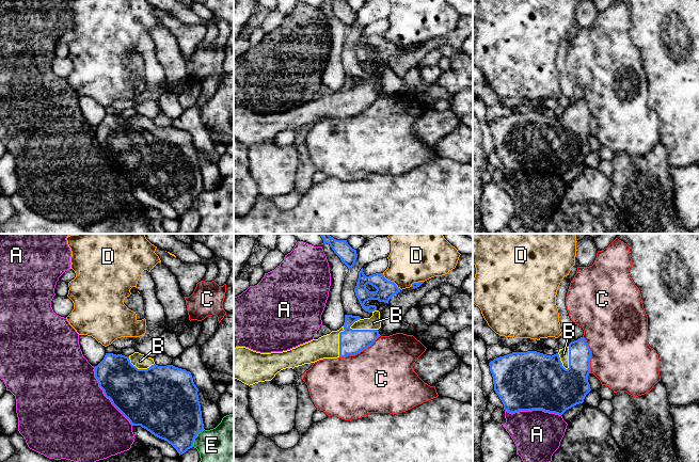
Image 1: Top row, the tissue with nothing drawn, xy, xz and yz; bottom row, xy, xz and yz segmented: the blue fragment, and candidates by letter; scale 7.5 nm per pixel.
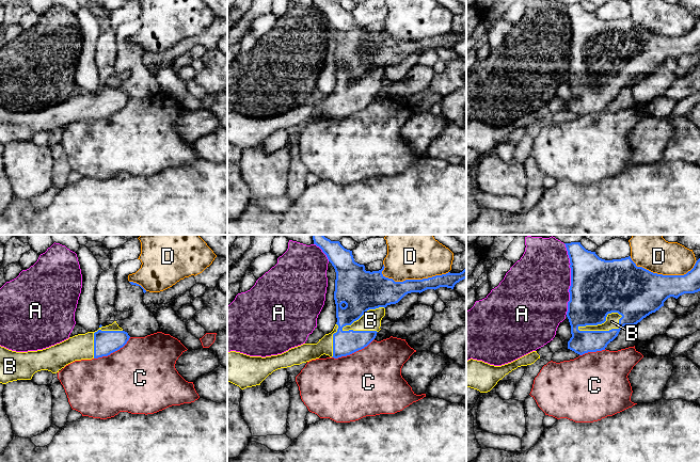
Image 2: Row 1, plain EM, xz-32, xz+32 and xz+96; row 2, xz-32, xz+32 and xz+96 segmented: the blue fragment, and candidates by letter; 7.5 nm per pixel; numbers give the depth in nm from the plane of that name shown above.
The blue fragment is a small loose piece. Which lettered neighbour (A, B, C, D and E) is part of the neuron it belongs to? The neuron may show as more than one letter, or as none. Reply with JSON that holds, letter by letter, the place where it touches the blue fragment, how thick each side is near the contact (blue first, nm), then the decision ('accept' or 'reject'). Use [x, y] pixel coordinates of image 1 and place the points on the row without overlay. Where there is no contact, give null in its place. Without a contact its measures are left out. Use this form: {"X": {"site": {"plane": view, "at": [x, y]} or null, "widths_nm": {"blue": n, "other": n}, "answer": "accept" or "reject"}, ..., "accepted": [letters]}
{"A": {"site": {"plane": "xy", "at": [106, 157]}, "widths_nm": {"blue": 380, "other": 500}, "answer": "reject"}, "B": {"site": {"plane": "yz", "at": [569, 118]}, "widths_nm": {"blue": 360, "other": 80}, "answer": "accept"}, "C": {"site": {"plane": "xz", "at": [360, 112]}, "widths_nm": {"blue": 190, "other": 500}, "answer": "reject"}, "D": {"site": {"plane": "xz", "at": [392, 43]}, "widths_nm": {"blue": 140, "other": 340}, "answer": "reject"}, "E": {"site": {"plane": "xy", "at": [195, 197]}, "widths_nm": {"blue": 420, "other": 380}, "answer": "reject"}, "accepted": ["B"]}

